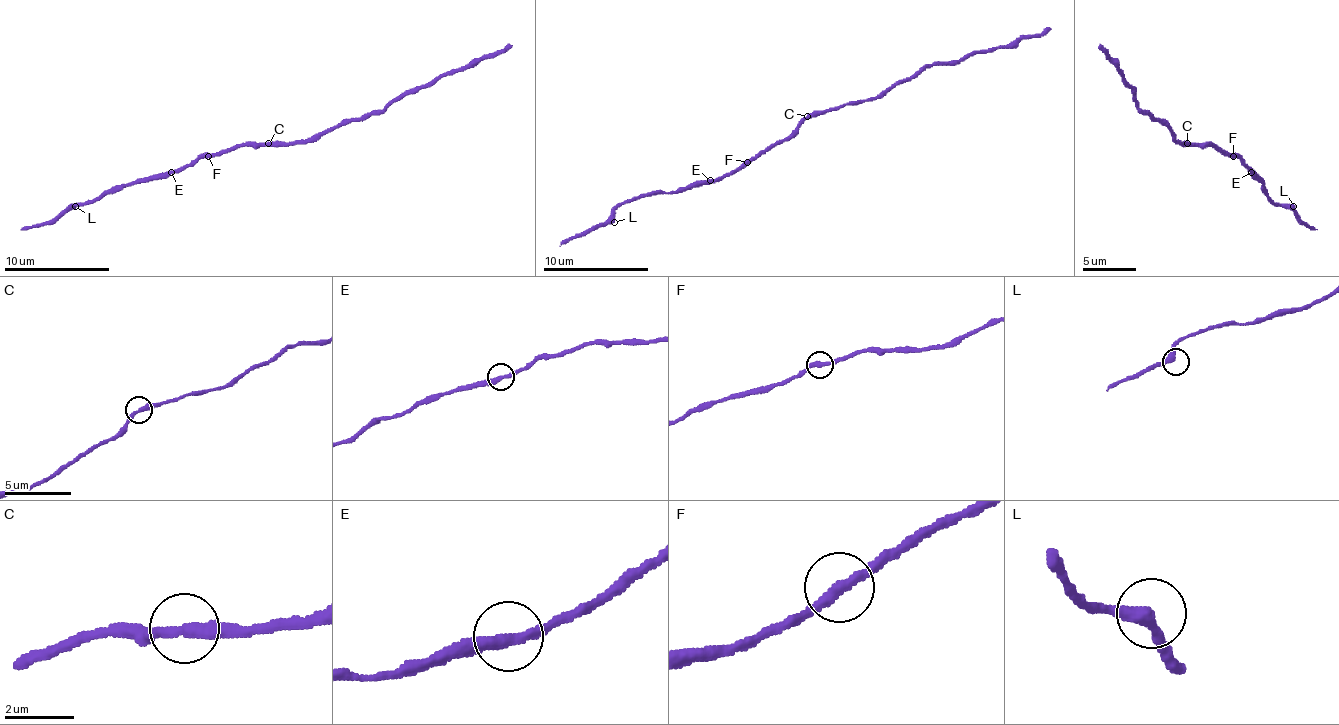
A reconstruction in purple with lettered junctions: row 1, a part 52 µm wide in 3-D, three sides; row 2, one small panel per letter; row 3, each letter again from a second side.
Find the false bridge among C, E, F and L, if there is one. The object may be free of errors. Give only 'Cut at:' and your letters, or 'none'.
Cut at: C

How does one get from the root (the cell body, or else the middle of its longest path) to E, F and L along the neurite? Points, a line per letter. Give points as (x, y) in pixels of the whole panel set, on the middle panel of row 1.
E: (802, 122), (786, 138), (771, 143), (731, 172), (710, 180)
F: (802, 122), (786, 138), (771, 143), (747, 162)
L: (802, 122), (786, 138), (771, 143), (715, 180), (667, 193), (641, 193), (625, 201), (614, 212), (614, 222)

